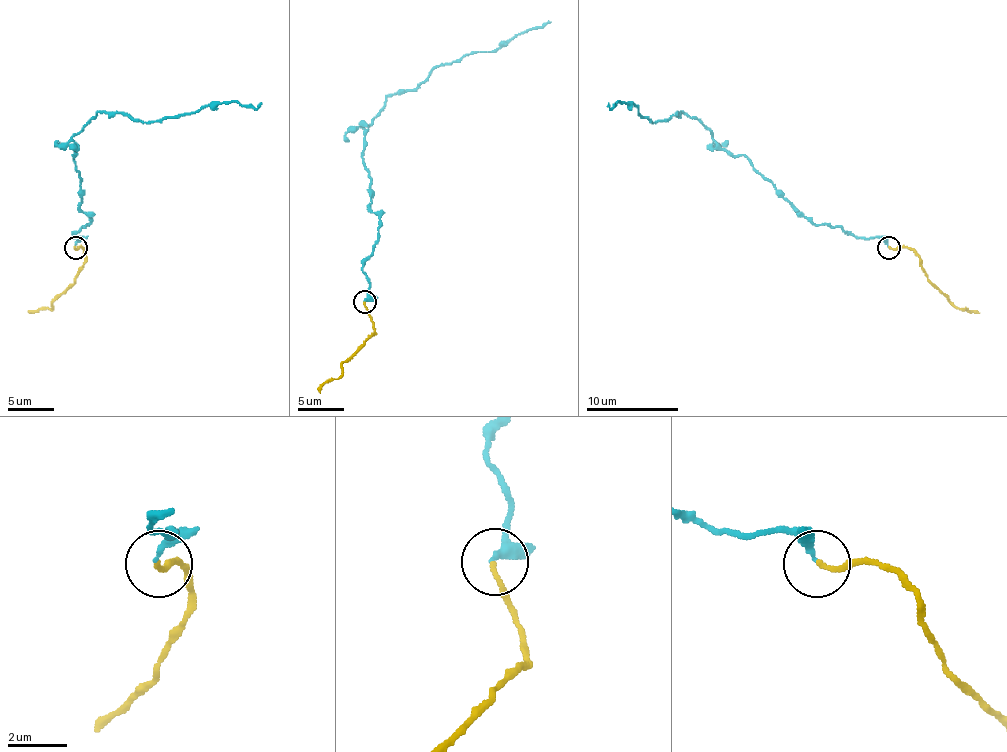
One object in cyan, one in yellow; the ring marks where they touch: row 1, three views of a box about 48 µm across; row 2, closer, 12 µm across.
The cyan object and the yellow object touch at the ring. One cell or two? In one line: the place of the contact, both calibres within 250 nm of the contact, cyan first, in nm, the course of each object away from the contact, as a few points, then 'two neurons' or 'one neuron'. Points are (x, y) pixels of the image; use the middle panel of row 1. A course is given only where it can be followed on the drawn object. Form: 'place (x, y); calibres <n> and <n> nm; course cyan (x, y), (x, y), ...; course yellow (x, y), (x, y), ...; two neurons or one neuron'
place (365, 302); calibres 220 and 150 nm; course cyan (364, 301), (362, 267), (378, 216), (369, 207), (362, 127), (440, 65), (550, 21); course yellow (364, 301), (373, 333), (336, 379), (327, 382), (320, 393); one neuron

